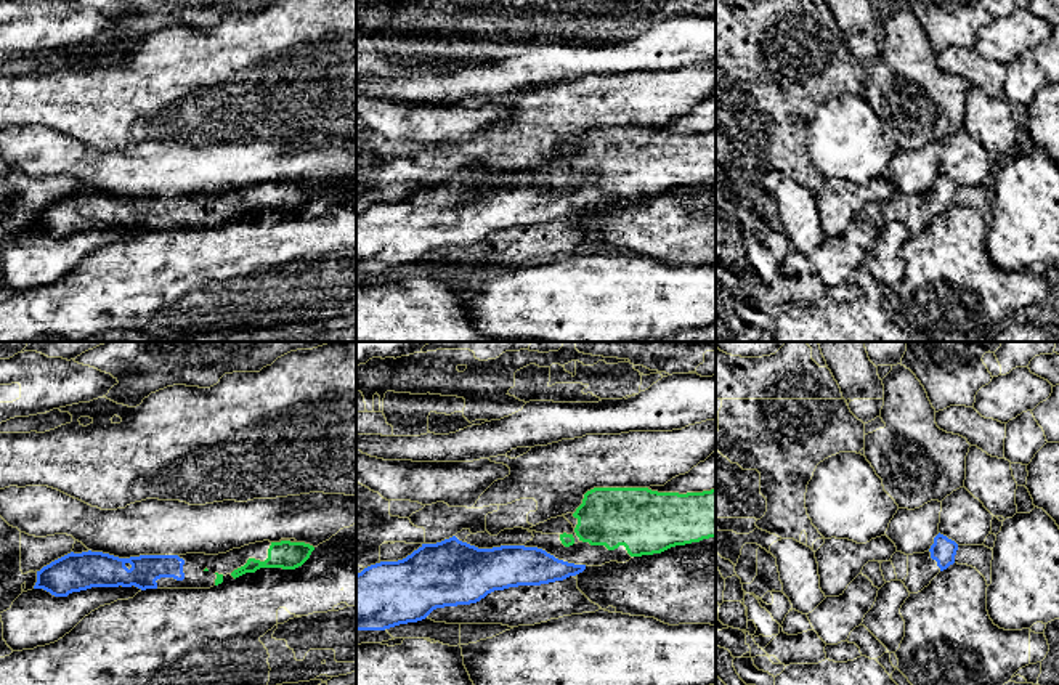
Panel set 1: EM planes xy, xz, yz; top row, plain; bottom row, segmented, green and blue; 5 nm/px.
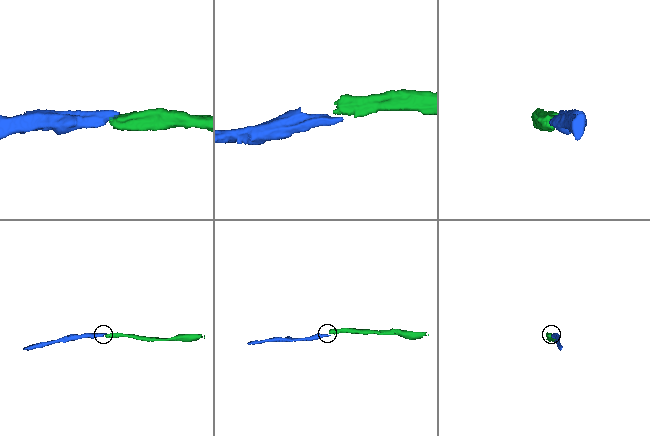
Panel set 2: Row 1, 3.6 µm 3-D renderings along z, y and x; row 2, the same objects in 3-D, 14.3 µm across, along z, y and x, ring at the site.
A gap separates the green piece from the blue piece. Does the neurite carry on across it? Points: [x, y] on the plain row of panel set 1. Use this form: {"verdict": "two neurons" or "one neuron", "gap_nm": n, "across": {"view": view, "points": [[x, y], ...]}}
{"verdict": "one neuron", "gap_nm": 70, "across": {"view": "xz", "points": [[565, 186], [562, 201]]}}

